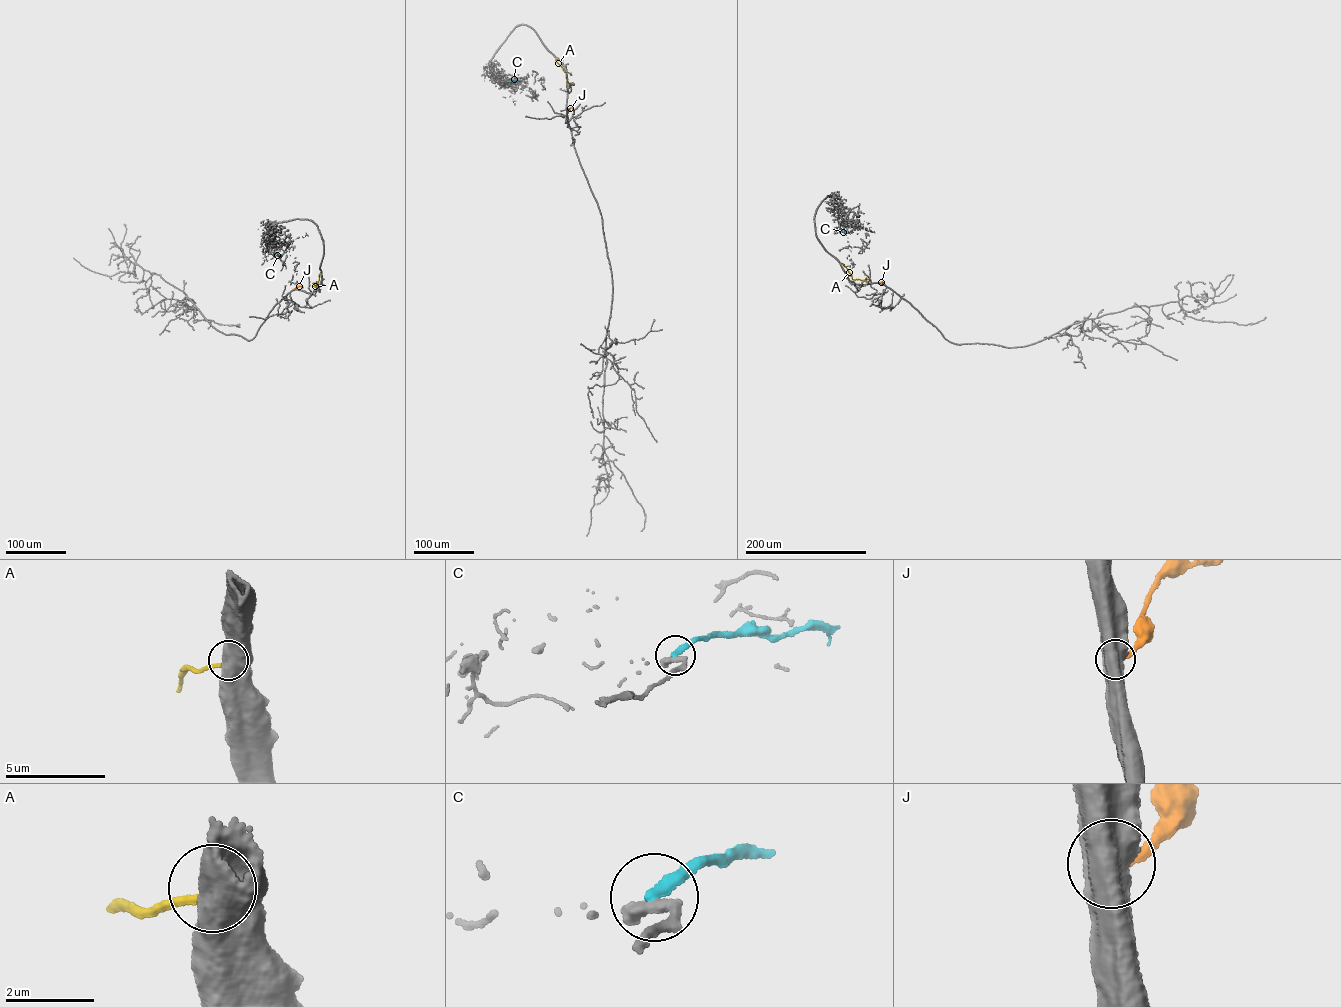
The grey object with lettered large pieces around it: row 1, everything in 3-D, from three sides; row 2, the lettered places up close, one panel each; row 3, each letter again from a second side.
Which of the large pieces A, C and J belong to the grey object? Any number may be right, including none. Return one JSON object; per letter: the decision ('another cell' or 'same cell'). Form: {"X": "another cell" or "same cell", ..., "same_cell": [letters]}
{"A": "another cell", "C": "another cell", "J": "same cell", "same_cell": ["J"]}

